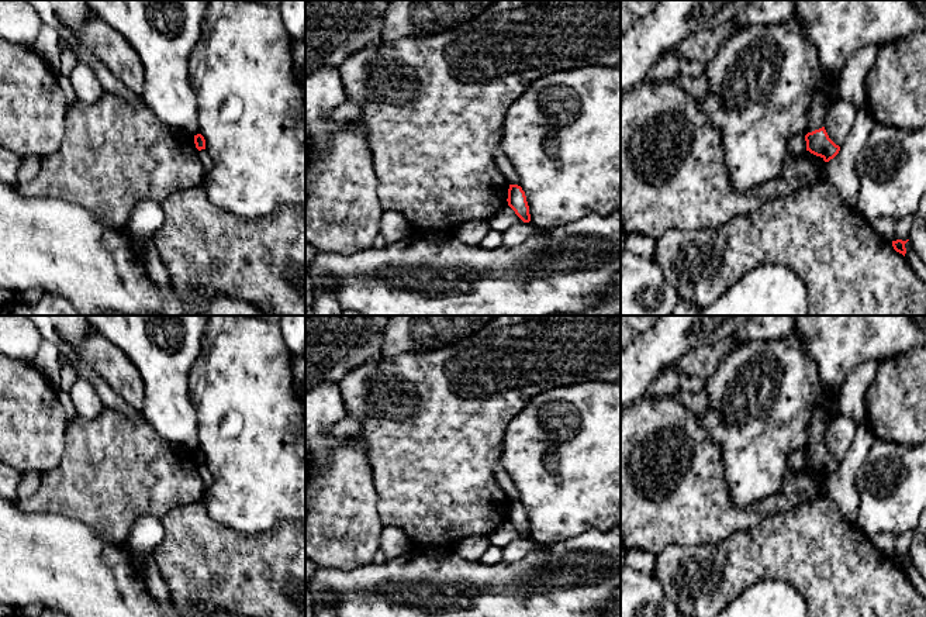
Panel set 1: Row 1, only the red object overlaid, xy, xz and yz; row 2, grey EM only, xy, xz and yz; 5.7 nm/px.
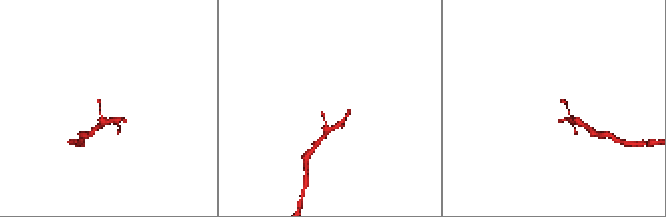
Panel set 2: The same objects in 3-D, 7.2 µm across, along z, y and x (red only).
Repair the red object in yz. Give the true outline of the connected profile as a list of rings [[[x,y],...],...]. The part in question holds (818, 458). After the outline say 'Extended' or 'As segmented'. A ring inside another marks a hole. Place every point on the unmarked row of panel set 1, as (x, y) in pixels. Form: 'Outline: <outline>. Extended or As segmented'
Outline: [[[825,442],[815,445],[812,448],[808,448],[805,451],[806,456],[806,466],[811,469],[820,472],[825,478],[829,478],[833,475],[839,466],[840,462],[836,461],[827,451]]]. As segmented

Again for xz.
Outline: [[[509,500],[508,504],[508,521],[515,527],[515,530],[524,537],[531,537],[529,521],[526,517],[525,507],[518,500]]]. As segmented

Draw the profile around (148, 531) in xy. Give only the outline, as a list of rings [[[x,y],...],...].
[[[156,516],[139,517],[128,537],[128,545],[134,552],[152,552],[165,537],[162,518]]]

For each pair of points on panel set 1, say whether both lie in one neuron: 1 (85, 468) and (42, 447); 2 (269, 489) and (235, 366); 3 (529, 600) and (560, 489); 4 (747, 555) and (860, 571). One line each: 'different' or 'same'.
1: different
2: same
3: different
4: same

